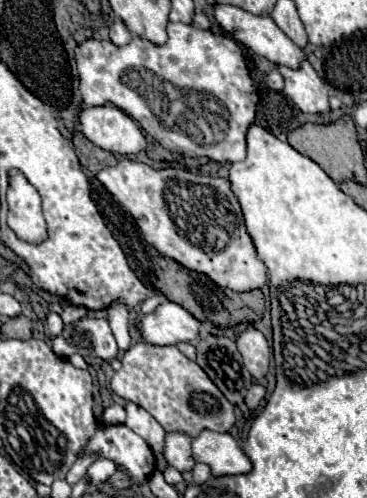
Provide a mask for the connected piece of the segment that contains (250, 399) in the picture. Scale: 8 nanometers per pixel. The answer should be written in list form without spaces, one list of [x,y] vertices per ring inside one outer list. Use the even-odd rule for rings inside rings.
[[[255,382],[249,390],[247,390],[247,394],[245,394],[245,404],[249,406],[249,408],[257,408],[259,406],[259,402],[263,400],[263,396],[265,396],[265,392],[267,392],[267,388],[263,386],[263,384],[259,384],[259,382]]]

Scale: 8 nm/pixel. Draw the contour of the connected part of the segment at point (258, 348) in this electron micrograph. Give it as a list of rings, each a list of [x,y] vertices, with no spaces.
[[[249,326],[247,330],[243,330],[239,334],[237,348],[239,348],[243,362],[245,362],[247,370],[251,372],[251,376],[255,380],[261,380],[269,370],[269,360],[271,360],[271,354],[273,354],[265,336],[257,328]]]

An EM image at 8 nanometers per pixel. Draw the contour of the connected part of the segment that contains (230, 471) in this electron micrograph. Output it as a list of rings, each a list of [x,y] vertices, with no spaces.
[[[203,430],[193,438],[193,458],[211,468],[211,476],[235,476],[251,472],[253,464],[231,434]]]

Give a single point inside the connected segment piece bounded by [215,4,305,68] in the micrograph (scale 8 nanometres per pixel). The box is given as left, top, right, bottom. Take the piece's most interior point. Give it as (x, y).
(260, 33)

